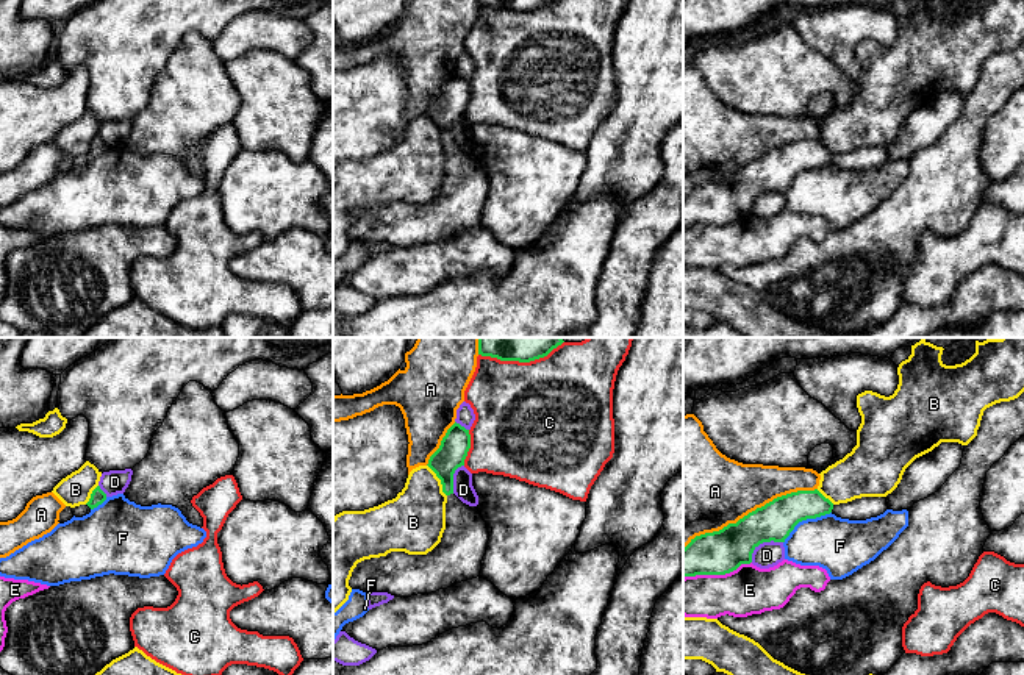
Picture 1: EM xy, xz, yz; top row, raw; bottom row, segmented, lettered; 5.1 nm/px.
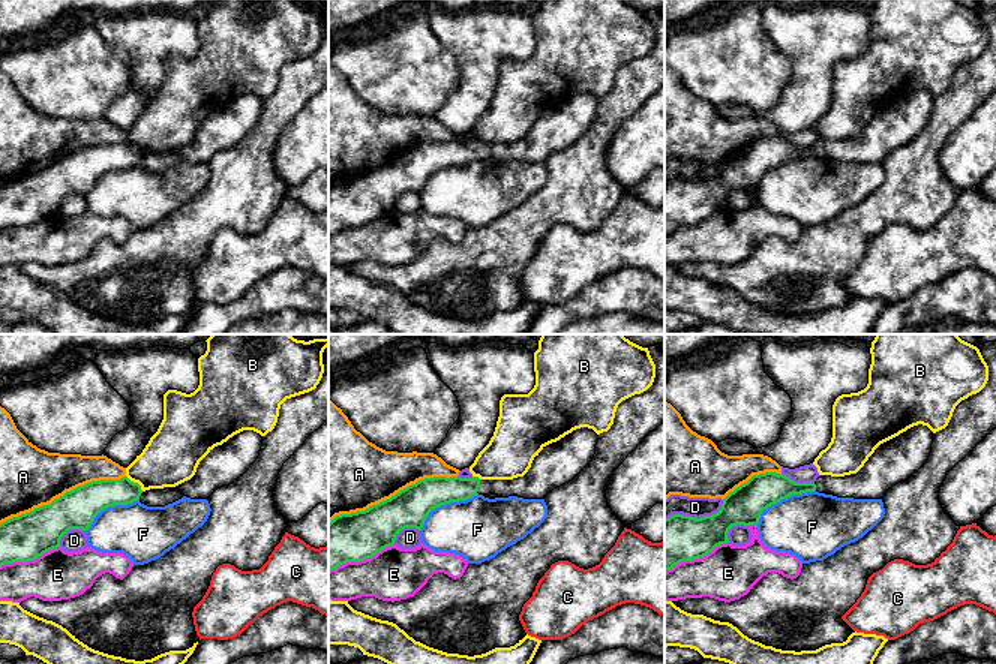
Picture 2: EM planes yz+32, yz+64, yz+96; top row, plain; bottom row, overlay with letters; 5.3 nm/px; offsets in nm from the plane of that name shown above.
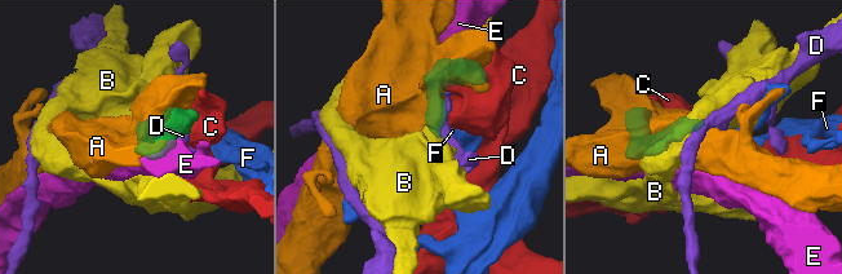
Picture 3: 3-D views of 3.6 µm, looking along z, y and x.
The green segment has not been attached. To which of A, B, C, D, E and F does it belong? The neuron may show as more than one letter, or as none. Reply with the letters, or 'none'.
none

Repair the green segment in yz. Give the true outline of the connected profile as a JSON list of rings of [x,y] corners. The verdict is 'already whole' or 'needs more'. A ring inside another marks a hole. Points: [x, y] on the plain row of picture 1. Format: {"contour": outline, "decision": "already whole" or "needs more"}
{"contour": [[[818,139],[777,147],[736,173],[691,189],[683,198],[683,228],[725,225],[750,214],[760,194],[785,192],[799,172],[830,164],[832,159],[833,153]]], "decision": "already whole"}

